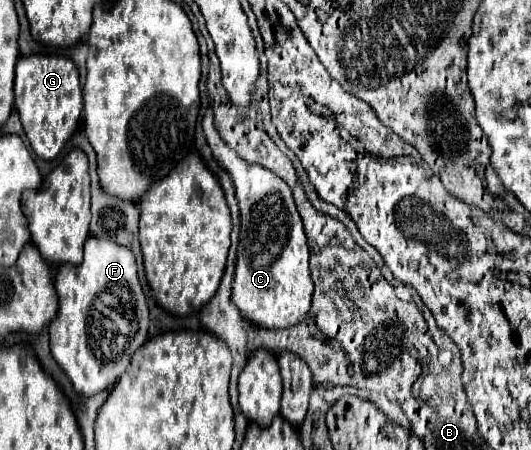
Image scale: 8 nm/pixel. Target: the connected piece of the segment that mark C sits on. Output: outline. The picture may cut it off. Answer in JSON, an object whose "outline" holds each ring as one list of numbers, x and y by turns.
{"outline":[[211,109,205,113,203,131,213,157,233,181,241,209,241,233,231,301,237,305,241,317,255,327,293,327,309,313,313,281,309,273,309,247,291,189,269,169,239,159,239,155,225,145,219,133,215,133]]}

